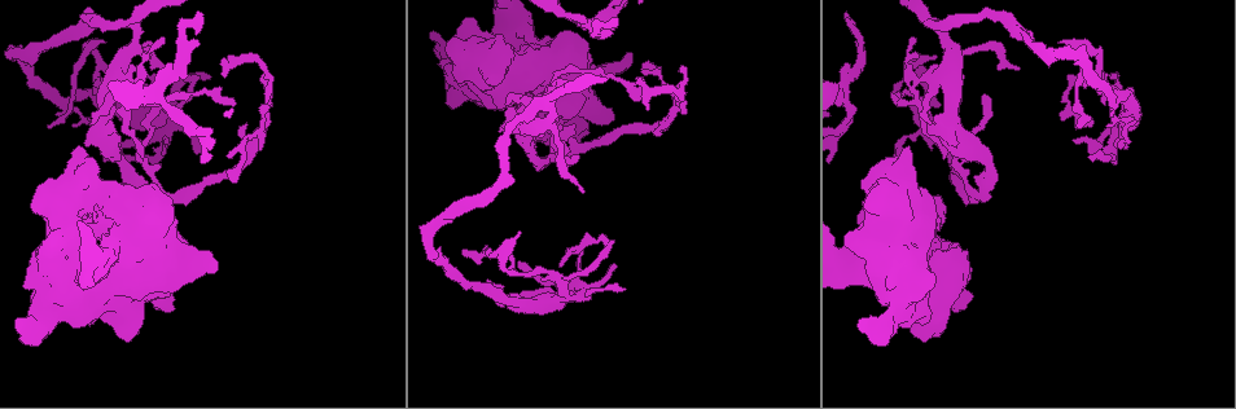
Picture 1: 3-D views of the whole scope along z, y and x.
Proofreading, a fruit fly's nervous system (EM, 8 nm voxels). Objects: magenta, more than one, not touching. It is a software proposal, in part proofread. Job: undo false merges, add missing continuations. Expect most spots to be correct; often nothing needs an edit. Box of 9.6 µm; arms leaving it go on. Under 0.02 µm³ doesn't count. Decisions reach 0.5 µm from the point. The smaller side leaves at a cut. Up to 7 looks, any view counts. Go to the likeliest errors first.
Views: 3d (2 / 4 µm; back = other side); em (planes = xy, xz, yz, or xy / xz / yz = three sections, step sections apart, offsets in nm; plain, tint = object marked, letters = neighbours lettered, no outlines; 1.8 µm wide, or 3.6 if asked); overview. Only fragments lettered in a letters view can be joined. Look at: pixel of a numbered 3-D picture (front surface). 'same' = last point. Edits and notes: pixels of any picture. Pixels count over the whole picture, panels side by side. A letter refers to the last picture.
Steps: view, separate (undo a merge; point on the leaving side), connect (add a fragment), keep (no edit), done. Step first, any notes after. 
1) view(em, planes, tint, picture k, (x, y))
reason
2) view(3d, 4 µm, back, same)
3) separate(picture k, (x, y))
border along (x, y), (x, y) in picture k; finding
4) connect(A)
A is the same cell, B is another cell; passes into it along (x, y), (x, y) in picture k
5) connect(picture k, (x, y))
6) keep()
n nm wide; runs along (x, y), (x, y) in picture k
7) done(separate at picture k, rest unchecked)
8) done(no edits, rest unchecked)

view(3d, 4 µm, picture 1, (474, 284))
abrupt turn

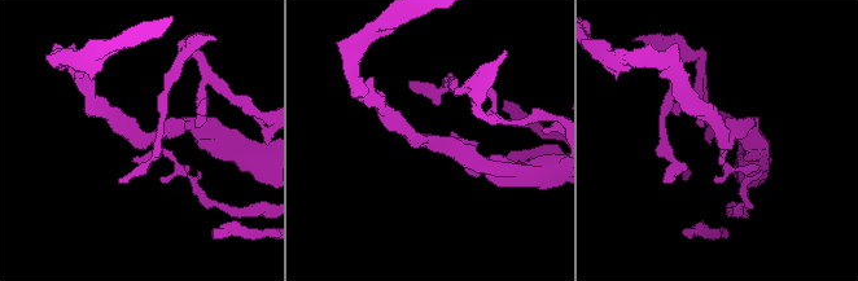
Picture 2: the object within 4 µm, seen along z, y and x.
view(em, xz, step 4, tint, picture 2, (141, 143))
shape alone is not enough

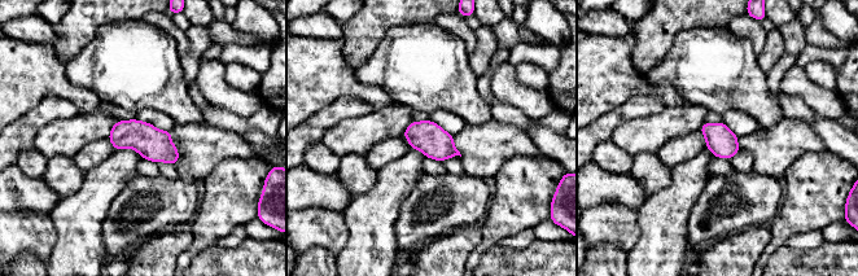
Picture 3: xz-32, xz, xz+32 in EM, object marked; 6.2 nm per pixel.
view(em, xz, step 4, letters, same)

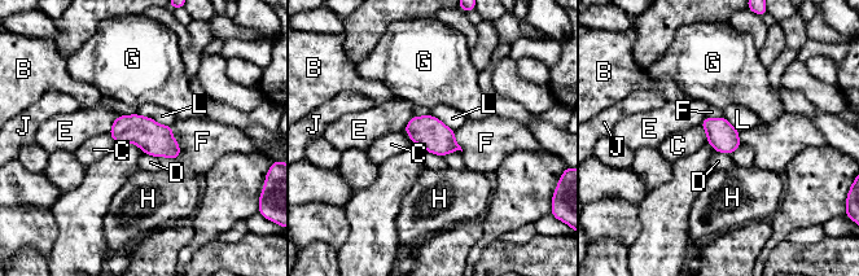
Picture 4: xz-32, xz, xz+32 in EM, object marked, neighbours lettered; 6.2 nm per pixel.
keep()
B, C, D, E, F, G, H, J and L are other cells; border along (171, 126), (179, 147), (176, 160) in picture 4; continuous, no second neuron

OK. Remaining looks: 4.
view(3d, 4 µm, picture 1, (675, 107))
branch point

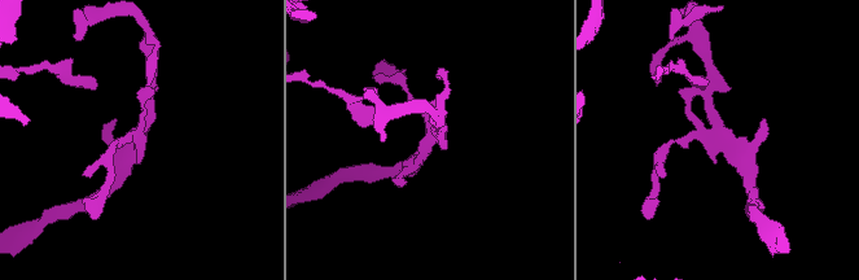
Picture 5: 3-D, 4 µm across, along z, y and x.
view(em, planes, letters, picture 5, (431, 137))

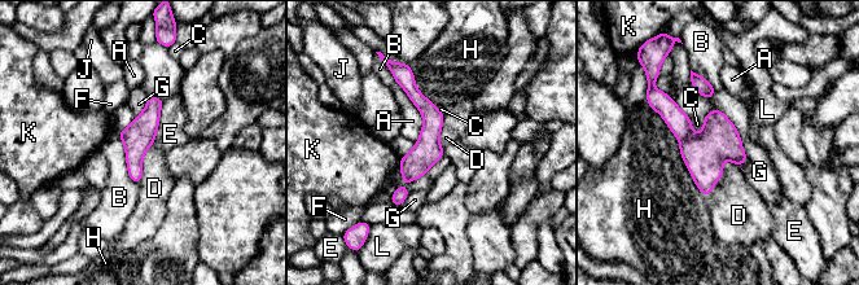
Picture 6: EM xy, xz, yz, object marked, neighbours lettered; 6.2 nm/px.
keep()
A, B, C, D, E, F, G, H, J, K and L are other cells; all the same neuron

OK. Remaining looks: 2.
view(em, 3.6 µm, planes, letters, picture 1, (47, 262))
closes a loop

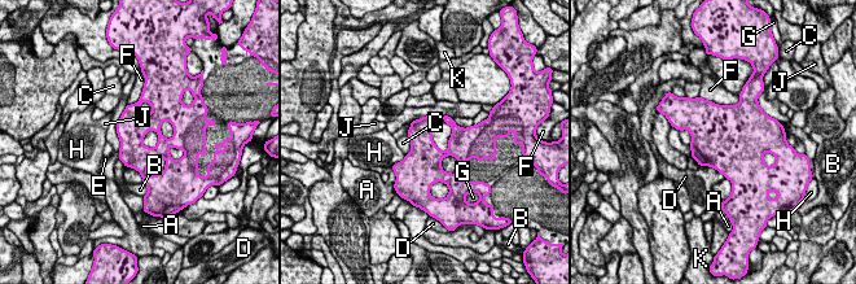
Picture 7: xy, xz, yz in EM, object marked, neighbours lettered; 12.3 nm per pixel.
keep()
C touches over 600 nm; A, B, C, D, E, F, G, H, J and K are other cells; one neuron here

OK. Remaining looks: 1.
done(no edits, rest unchecked)

